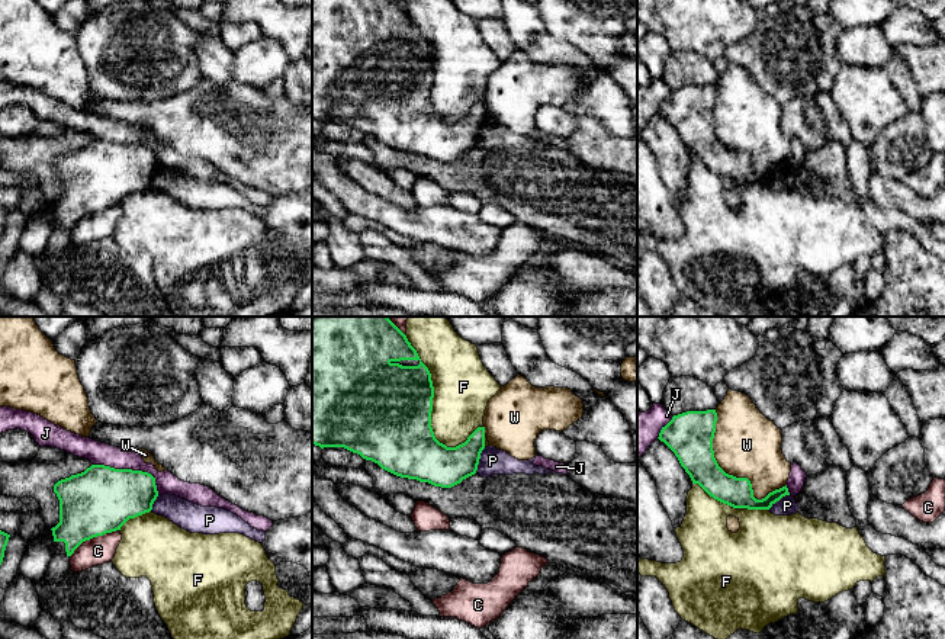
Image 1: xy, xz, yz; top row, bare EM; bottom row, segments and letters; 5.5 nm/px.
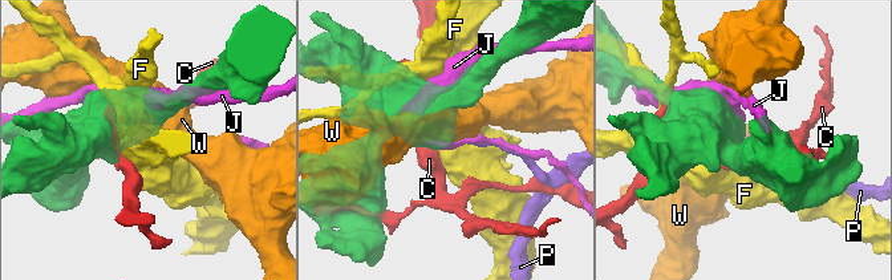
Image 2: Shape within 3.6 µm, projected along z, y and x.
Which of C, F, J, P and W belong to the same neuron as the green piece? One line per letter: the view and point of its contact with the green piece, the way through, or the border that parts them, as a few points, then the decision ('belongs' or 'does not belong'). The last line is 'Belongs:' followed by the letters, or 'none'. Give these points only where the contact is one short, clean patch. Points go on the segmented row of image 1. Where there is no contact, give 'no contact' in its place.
C: contact xy (93, 536); does not belong
F: contact xz (433, 395); does not belong
J: contact xy (131, 469); does not belong
P: contact xz (478, 461); border xz (485, 448), (475, 472); does not belong
W: contact yz (727, 474); does not belong
Belongs: none

